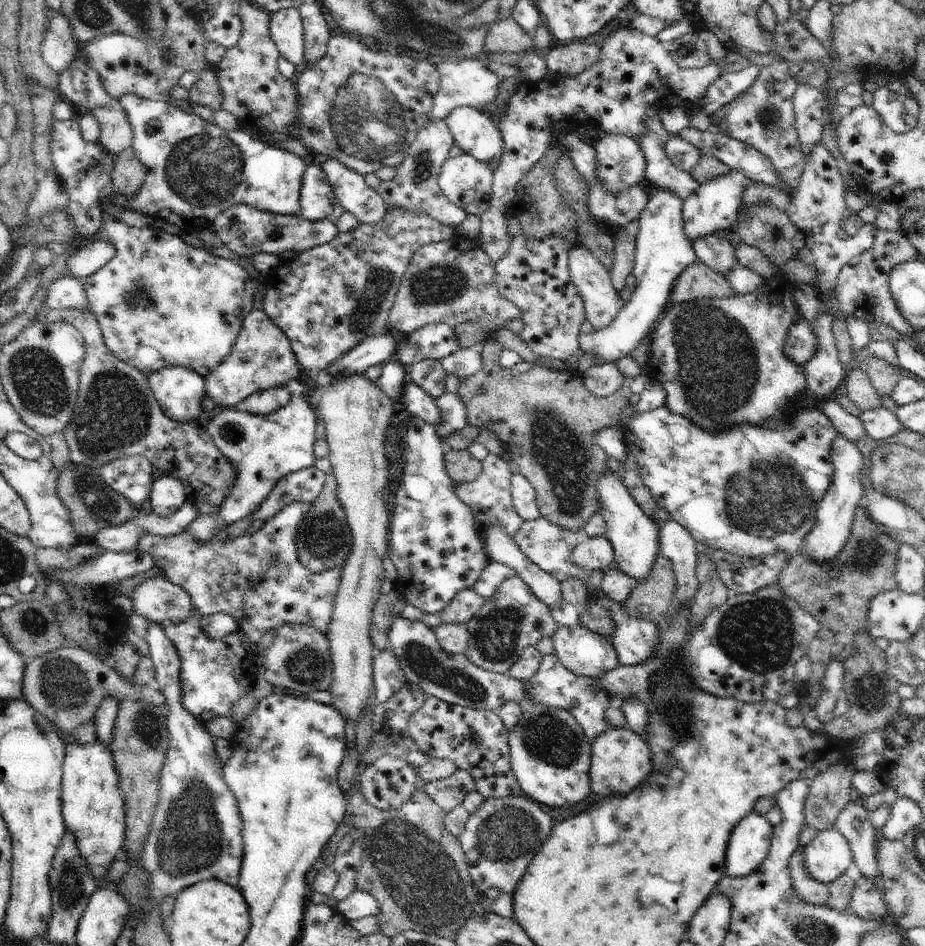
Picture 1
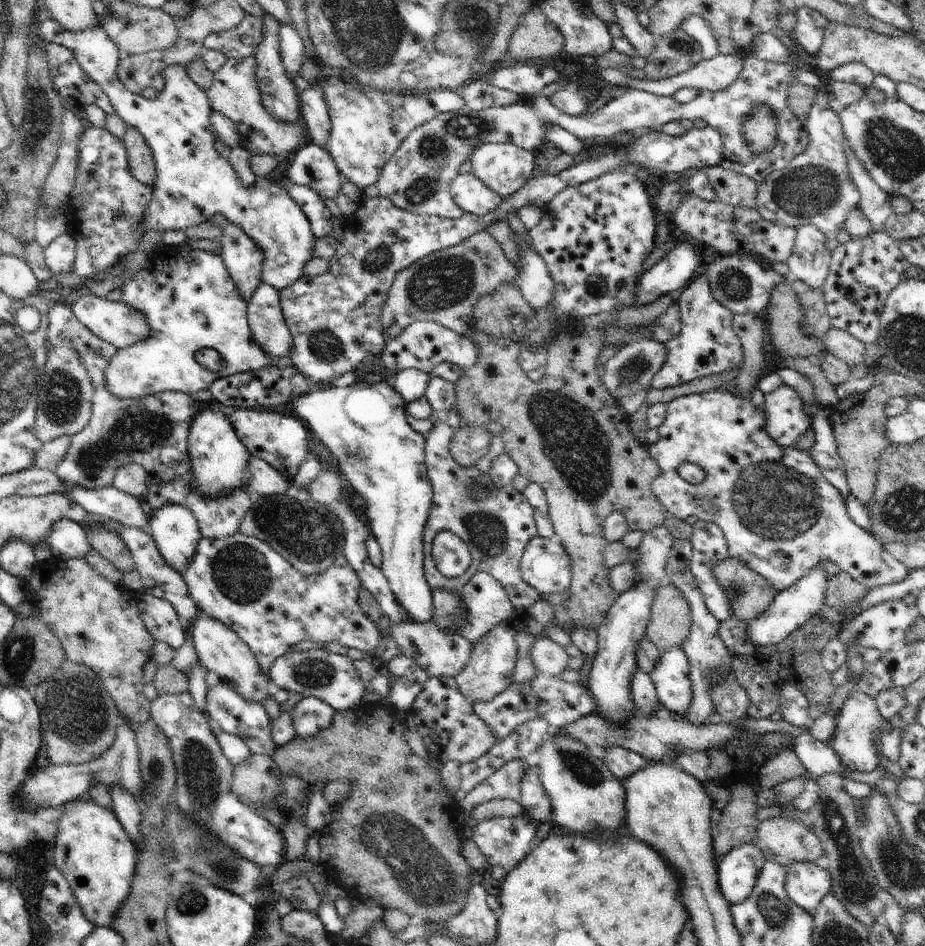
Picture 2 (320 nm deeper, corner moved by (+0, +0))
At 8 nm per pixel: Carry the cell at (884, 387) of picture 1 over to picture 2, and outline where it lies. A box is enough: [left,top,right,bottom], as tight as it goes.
[822,327,865,367]

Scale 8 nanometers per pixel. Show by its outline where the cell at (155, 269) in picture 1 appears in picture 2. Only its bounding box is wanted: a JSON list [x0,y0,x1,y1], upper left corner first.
[104,246,275,399]

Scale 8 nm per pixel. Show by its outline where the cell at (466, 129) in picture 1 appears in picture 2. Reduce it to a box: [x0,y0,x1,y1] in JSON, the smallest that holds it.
[471,143,537,199]

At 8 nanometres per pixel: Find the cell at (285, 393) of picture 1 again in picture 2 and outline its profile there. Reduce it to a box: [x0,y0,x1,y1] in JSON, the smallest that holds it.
[229,409,311,482]

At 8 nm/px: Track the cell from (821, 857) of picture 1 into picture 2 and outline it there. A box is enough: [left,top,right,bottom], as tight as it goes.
[785,861,831,914]

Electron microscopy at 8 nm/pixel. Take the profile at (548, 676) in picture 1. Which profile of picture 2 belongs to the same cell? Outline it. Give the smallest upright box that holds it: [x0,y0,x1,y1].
[601,747,651,782]

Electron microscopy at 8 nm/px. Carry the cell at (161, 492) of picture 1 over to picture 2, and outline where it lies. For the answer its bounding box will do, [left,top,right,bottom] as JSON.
[149,503,203,576]

